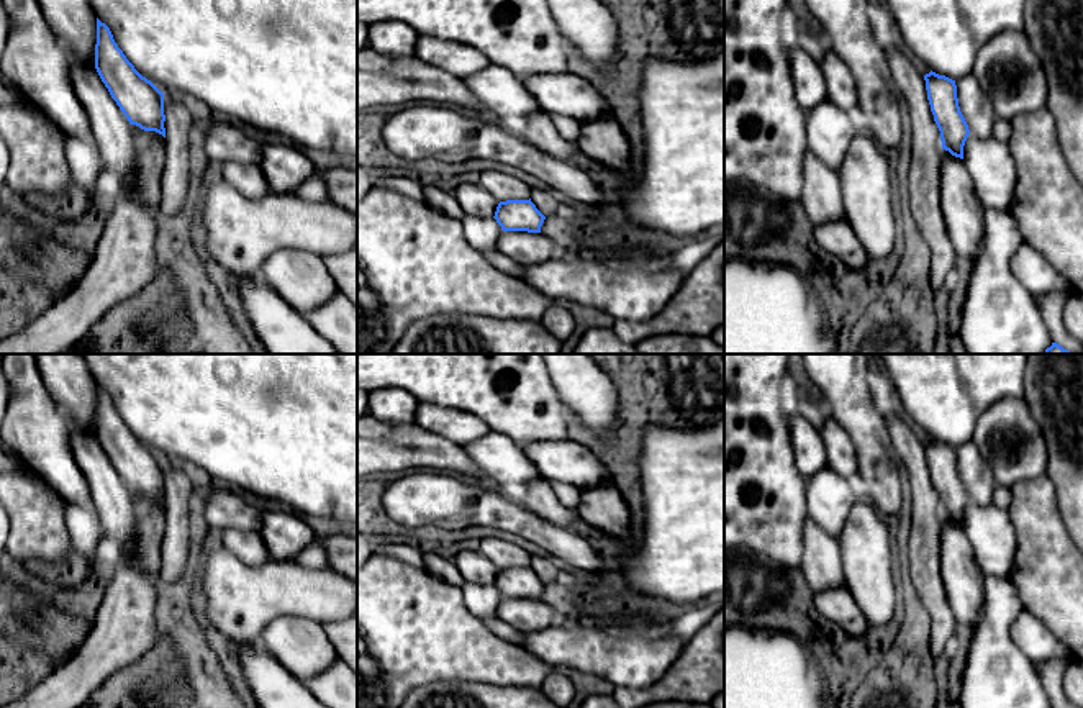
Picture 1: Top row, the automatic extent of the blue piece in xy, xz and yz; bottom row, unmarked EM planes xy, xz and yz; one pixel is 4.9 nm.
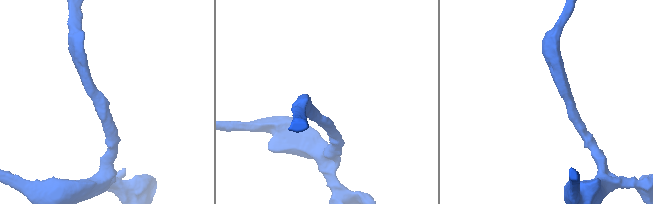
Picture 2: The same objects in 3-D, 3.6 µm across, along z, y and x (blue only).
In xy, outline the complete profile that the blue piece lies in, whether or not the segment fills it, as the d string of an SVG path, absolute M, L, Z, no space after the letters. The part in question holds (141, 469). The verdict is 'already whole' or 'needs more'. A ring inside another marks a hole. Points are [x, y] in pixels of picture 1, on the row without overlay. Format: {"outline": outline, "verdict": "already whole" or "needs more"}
{"outline": "M98 385L95 436L129 492L165 505L164 461L134 436Z", "verdict": "already whole"}

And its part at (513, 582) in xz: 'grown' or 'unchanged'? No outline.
grown

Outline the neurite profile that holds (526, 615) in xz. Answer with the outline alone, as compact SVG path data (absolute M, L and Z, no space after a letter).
M503 598L496 616L521 633L539 631L559 621L559 615L542 600Z

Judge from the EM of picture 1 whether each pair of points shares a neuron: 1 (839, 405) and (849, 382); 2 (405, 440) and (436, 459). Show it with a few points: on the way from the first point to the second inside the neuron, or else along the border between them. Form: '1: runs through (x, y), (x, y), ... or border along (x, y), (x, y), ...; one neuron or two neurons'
1: runs through (844, 400), (844, 387); one neuron
2: runs through (413, 446), (428, 451); one neuron

